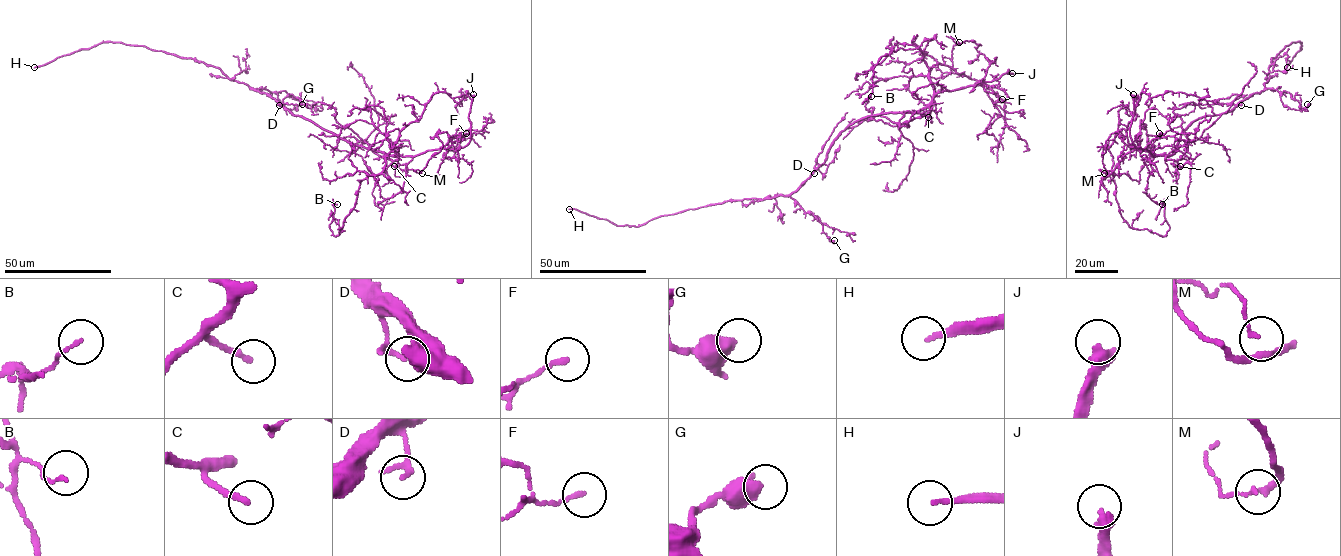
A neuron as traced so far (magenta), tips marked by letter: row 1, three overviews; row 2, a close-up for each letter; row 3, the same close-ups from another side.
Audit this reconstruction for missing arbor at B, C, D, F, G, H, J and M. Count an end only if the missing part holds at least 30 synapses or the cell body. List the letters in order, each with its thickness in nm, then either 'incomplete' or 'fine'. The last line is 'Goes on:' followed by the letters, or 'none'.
B: 100 nm | fine
C: 190 nm | incomplete
D: 130 nm | fine
F: 140 nm | fine
G: 500 nm | fine
H: 170 nm | incomplete
J: 400 nm | incomplete
M: 100 nm | fine
Goes on: C, H, J

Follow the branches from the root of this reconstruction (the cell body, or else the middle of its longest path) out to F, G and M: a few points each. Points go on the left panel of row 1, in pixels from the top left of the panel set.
F: (305, 117), (354, 144), (402, 156), (440, 149), (450, 138), (466, 133)
G: (305, 117), (293, 115), (278, 101), (256, 90), (262, 88), (276, 93), (280, 104), (290, 109), (302, 104)
M: (305, 117), (354, 144), (402, 156), (447, 151), (446, 132), (437, 135), (441, 150), (415, 170), (422, 173)

